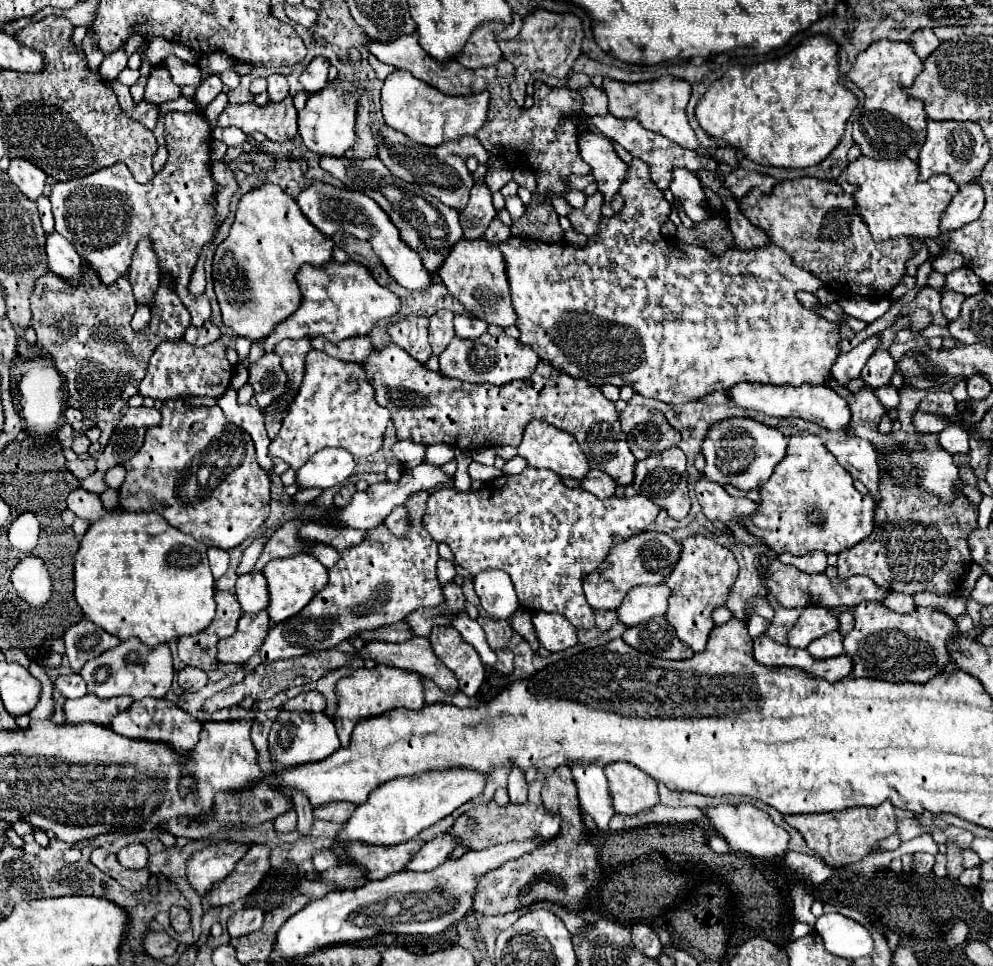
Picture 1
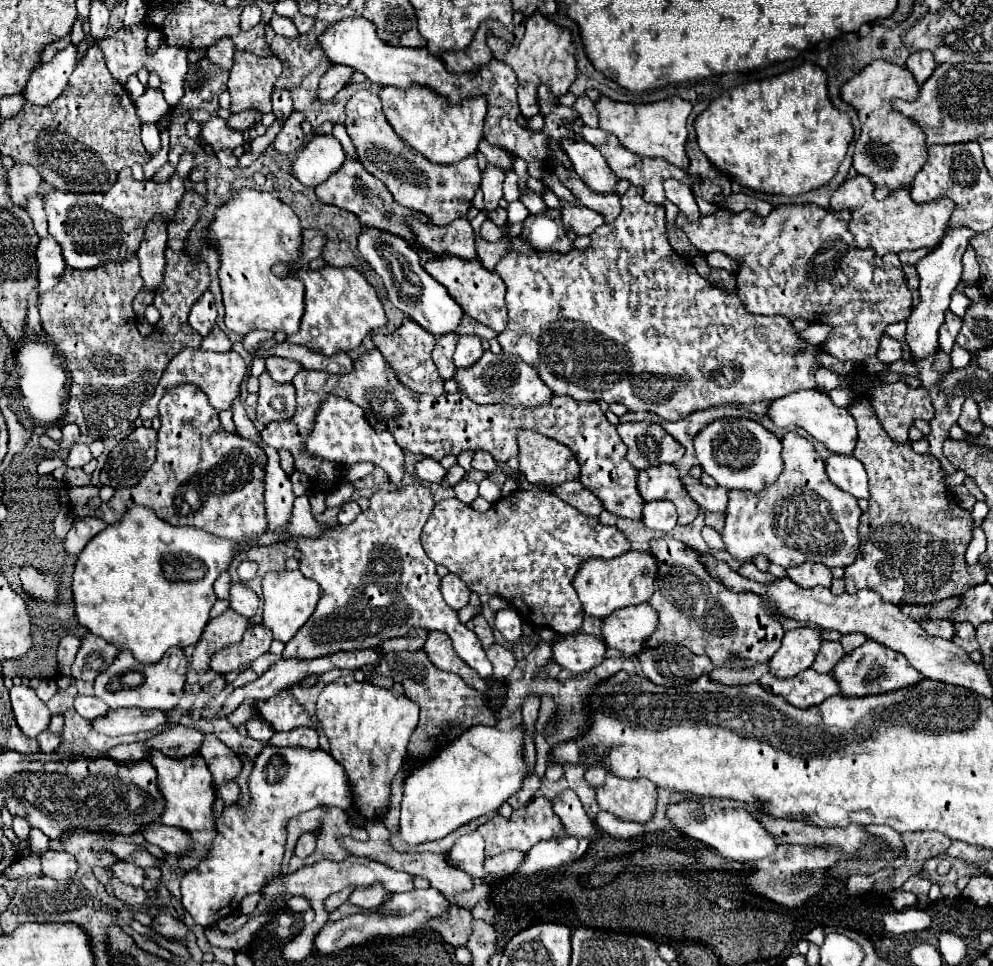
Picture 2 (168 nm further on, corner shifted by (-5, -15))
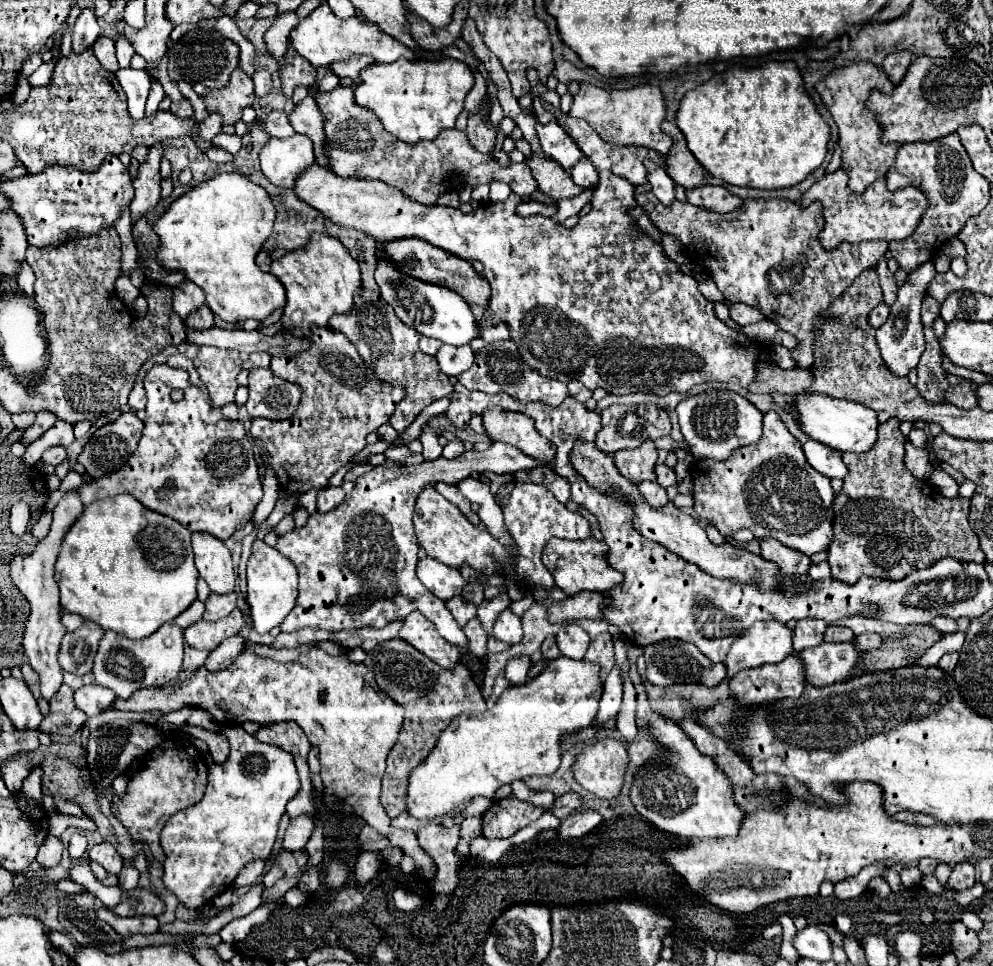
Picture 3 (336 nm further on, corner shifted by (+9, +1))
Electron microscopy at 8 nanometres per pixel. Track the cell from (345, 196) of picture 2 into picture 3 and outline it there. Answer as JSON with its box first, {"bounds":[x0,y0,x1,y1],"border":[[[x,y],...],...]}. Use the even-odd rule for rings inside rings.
{"bounds":[290,94,330,170],"border":[[[308,94],[290,114],[290,124],[294,126],[296,132],[302,132],[312,138],[314,142],[314,154],[316,154],[316,164],[322,168],[330,170],[328,156],[324,154],[324,144],[326,144],[326,134],[324,134],[324,118],[320,108],[316,108],[316,100],[312,94]]]}

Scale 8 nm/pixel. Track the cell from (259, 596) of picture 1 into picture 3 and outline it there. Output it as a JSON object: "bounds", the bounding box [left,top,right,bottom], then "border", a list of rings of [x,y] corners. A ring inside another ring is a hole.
{"bounds":[192,534,236,594],"border":[[[192,534],[192,546],[196,554],[196,568],[216,594],[230,594],[236,586],[236,574],[232,568],[230,550],[222,540],[208,534]]]}

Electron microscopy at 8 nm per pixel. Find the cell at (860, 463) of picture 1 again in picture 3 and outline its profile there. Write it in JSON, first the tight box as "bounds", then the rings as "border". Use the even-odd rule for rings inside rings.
{"bounds":[802,440,848,478],"border":[[[808,440],[802,448],[806,450],[806,458],[808,458],[810,466],[814,470],[818,470],[820,474],[824,474],[828,478],[844,478],[848,474],[848,468],[842,462],[840,450],[828,448],[828,446],[814,442],[814,440]]]}

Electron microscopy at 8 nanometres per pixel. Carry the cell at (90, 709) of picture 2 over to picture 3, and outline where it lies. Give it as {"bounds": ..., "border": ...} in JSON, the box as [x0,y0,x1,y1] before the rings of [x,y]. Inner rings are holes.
{"bounds":[74,684,116,716],"border":[[[90,684],[90,686],[82,686],[74,692],[74,704],[88,716],[96,716],[104,710],[110,708],[110,704],[116,700],[116,694],[108,688]]]}

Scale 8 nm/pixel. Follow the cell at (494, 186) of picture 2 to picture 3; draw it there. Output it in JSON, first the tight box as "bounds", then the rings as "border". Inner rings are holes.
{"bounds":[466,108,496,156],"border":[[[480,108],[474,116],[468,118],[468,128],[466,128],[466,136],[470,140],[470,144],[486,154],[486,156],[492,156],[492,150],[494,150],[494,142],[496,142],[496,132],[486,128],[484,122],[482,122],[482,116],[486,114],[484,108]]]}

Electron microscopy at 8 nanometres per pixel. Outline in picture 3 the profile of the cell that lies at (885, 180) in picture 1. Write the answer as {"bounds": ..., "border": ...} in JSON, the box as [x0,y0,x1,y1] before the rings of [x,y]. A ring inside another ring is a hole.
{"bounds":[800,168,928,248],"border":[[[838,168],[834,174],[824,174],[822,180],[818,180],[816,184],[810,186],[810,190],[804,192],[800,206],[810,206],[810,202],[822,202],[824,206],[824,220],[826,226],[822,230],[822,244],[824,248],[836,248],[840,242],[848,240],[848,242],[862,242],[862,240],[904,240],[908,238],[924,210],[928,208],[928,198],[924,192],[920,192],[914,186],[890,192],[886,188],[886,178],[876,180],[874,184],[870,184],[864,194],[854,194],[848,188],[848,174]]]}

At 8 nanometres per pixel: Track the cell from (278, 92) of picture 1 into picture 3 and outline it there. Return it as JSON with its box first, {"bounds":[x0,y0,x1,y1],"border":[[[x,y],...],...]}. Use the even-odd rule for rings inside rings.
{"bounds":[252,70,272,98],"border":[[[256,70],[252,80],[254,80],[254,90],[256,90],[258,98],[264,98],[272,90],[272,78],[266,70]]]}

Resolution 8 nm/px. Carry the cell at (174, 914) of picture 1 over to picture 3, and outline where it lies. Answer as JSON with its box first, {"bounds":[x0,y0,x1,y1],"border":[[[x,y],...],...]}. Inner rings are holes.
{"bounds":[114,888,166,916],"border":[[[134,888],[130,892],[124,892],[122,902],[114,908],[114,912],[120,916],[142,916],[142,914],[160,916],[164,914],[164,910],[166,910],[164,902],[154,892],[144,888]]]}

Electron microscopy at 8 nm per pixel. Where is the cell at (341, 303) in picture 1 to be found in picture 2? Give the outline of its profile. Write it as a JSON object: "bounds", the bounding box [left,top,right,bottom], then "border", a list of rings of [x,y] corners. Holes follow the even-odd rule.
{"bounds":[286,266,388,356],"border":[[[322,266],[320,270],[302,268],[296,272],[296,278],[302,278],[306,288],[304,316],[300,330],[294,336],[286,338],[288,342],[306,346],[314,352],[322,352],[324,356],[334,356],[338,352],[358,348],[366,334],[386,328],[388,320],[376,296],[376,290],[356,268],[350,266],[344,268]]]}

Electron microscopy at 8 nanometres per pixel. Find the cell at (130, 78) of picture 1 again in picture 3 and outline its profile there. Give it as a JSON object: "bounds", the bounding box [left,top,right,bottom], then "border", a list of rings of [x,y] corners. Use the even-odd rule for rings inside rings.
{"bounds":[116,40,134,68],"border":[[[116,40],[116,58],[118,58],[118,64],[122,68],[130,66],[130,58],[132,56],[134,56],[132,44],[128,44],[128,40]]]}

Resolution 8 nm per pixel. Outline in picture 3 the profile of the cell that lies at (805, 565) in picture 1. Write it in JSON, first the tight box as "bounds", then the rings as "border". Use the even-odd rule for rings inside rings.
{"bounds":[760,538,812,576],"border":[[[774,538],[762,540],[760,548],[762,548],[762,556],[766,560],[772,560],[774,564],[780,566],[782,572],[788,572],[790,576],[808,574],[808,568],[812,566],[808,556],[804,556],[802,552],[796,552],[796,550],[792,550],[788,546],[784,546],[782,542],[778,542]]]}

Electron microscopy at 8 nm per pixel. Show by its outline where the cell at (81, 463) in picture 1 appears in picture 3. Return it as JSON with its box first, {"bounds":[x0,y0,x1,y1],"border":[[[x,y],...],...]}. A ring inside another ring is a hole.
{"bounds":[42,446,66,466],"border":[[[62,446],[48,448],[48,450],[44,452],[44,456],[42,456],[42,460],[44,460],[44,462],[48,462],[48,464],[52,464],[52,466],[58,466],[64,458],[66,458],[66,450],[64,450]]]}

